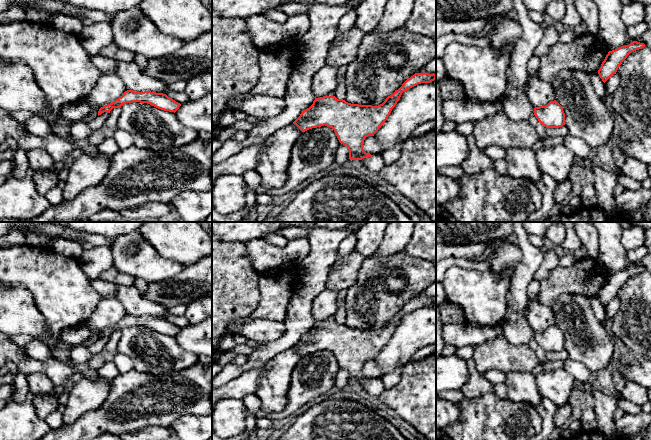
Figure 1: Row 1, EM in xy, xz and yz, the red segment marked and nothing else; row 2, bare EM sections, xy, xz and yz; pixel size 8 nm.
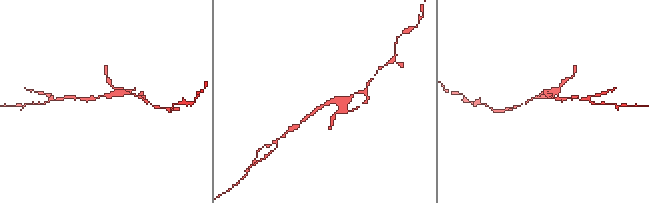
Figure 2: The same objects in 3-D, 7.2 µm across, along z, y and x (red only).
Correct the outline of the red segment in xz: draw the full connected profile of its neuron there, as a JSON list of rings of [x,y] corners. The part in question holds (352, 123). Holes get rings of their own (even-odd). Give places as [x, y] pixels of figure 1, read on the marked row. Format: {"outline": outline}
{"outline": [[[415,73],[378,106],[351,104],[335,96],[315,98],[313,104],[304,110],[293,124],[302,132],[324,125],[330,127],[339,142],[348,147],[349,159],[362,160],[372,157],[373,155],[363,149],[365,138],[374,136],[385,123],[403,92],[435,79],[435,74]]]}

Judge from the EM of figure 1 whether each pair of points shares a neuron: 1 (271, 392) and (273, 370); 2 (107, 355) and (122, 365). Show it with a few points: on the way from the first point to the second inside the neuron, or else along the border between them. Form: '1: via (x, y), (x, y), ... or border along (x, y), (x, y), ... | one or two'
1: via (273, 387), (273, 375) | one
2: border along (118, 352), (112, 360) | two

